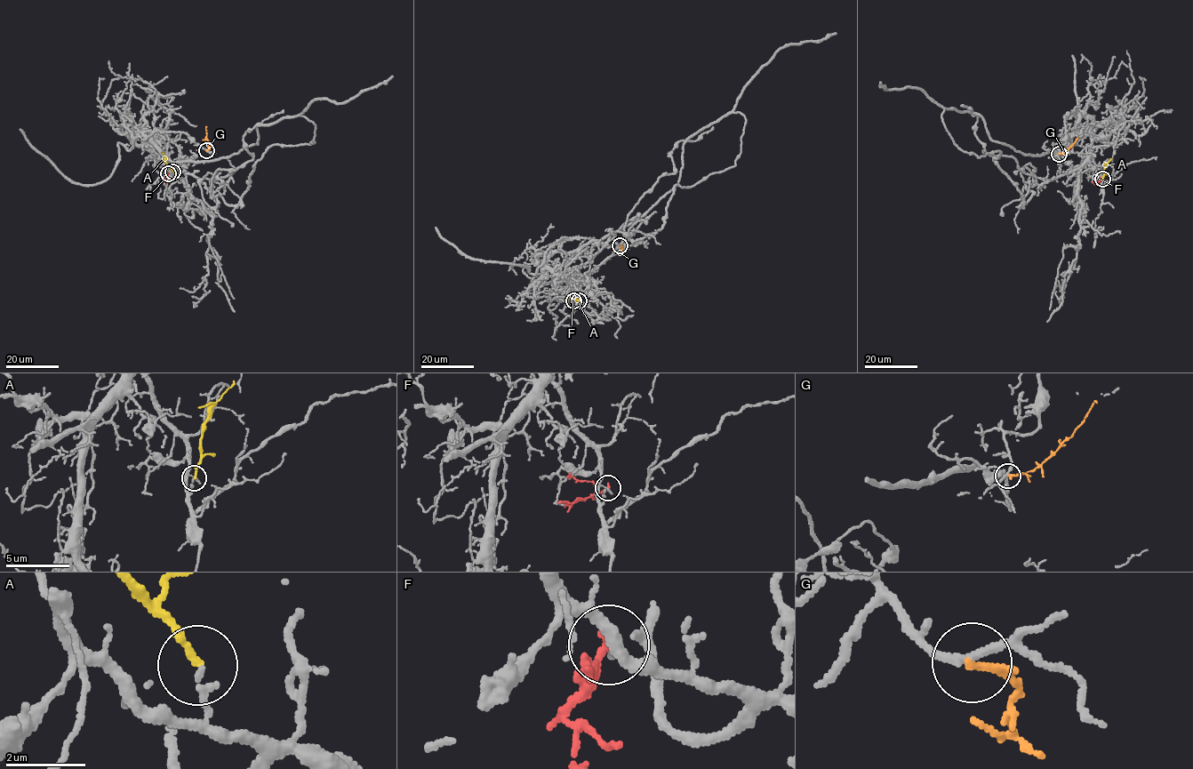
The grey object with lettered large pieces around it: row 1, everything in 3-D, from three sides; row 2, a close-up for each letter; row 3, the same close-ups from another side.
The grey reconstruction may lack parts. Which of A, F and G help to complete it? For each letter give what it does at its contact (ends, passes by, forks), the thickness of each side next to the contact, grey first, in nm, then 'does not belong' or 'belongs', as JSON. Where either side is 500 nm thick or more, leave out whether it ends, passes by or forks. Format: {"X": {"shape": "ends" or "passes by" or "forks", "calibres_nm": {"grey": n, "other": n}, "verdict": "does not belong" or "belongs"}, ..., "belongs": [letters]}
{"A": {"shape": "ends", "calibres_nm": {"grey": 140, "other": 170}, "verdict": "does not belong"}, "F": {"shape": "ends", "calibres_nm": {"grey": 180, "other": 180}, "verdict": "does not belong"}, "G": {"shape": "ends", "calibres_nm": {"grey": 190, "other": 200}, "verdict": "does not belong"}, "belongs": []}

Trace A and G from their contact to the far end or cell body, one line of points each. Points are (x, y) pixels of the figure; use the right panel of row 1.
A: (1102, 179), (1105, 164), (1110, 158)
G: (1059, 153), (1065, 152), (1077, 138)

